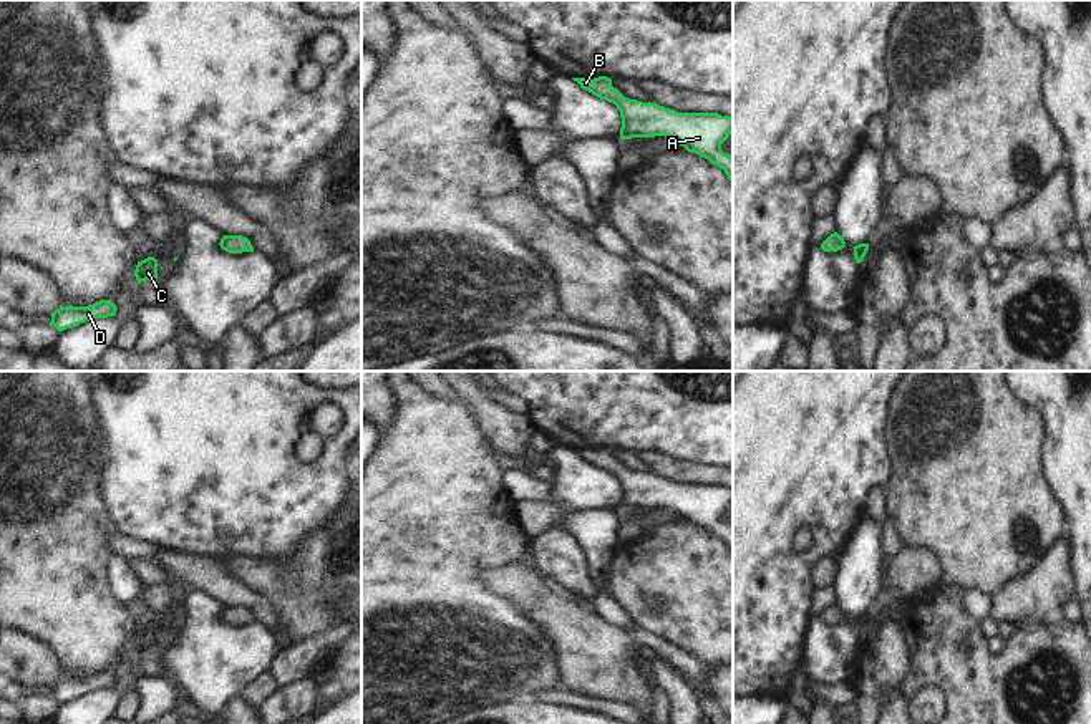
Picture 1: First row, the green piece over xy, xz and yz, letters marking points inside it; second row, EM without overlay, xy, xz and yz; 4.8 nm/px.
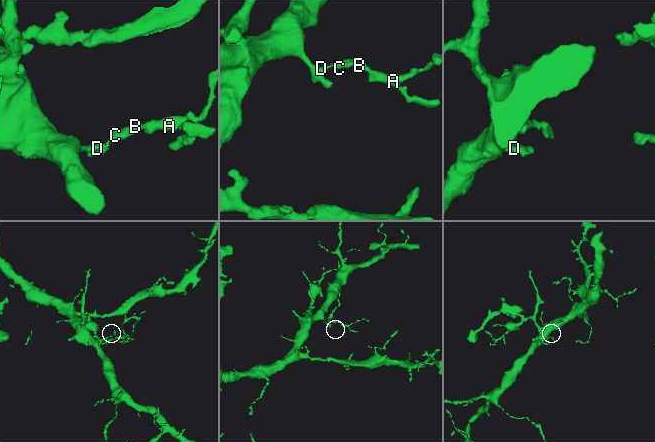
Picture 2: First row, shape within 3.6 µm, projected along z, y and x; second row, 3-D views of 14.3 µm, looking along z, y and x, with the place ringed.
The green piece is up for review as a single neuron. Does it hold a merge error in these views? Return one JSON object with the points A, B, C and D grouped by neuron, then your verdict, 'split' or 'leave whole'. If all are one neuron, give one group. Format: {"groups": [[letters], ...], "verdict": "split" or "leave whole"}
{"groups": [["A", "B", "C", "D"]], "verdict": "leave whole"}

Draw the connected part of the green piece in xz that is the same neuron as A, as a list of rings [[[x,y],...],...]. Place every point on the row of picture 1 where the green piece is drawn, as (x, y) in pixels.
[[[607,76],[589,78],[572,78],[580,84],[582,89],[592,93],[594,96],[613,103],[620,111],[622,128],[620,139],[632,138],[655,138],[665,136],[683,146],[688,152],[695,152],[711,164],[725,171],[728,179],[733,182],[733,157],[721,151],[721,144],[733,133],[733,118],[721,116],[718,113],[678,113],[668,109],[657,103],[642,103],[637,99],[625,98],[617,88],[612,86],[612,80]]]

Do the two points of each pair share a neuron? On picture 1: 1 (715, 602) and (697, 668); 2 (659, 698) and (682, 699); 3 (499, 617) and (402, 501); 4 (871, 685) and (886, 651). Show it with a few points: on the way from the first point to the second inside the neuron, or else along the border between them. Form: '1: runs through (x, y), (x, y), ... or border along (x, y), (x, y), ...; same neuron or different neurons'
1: border along (665, 640), (685, 650), (708, 668); different neurons
2: border along (649, 663), (654, 680), (670, 706); different neurons
3: runs through (470, 588), (417, 535), (417, 530); same neuron
4: runs through (871, 676), (884, 660); same neuron

